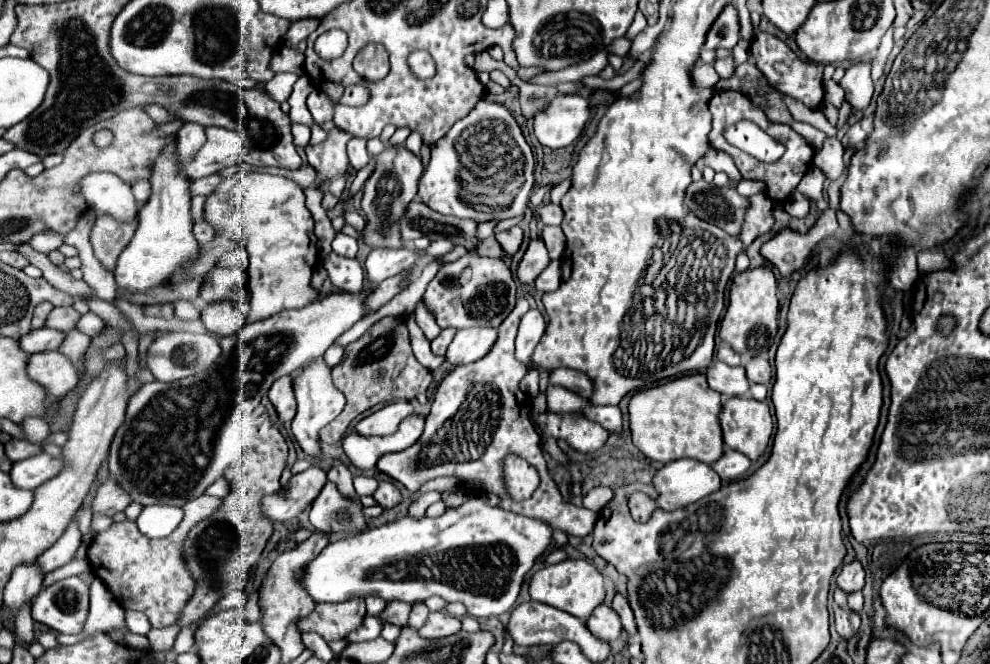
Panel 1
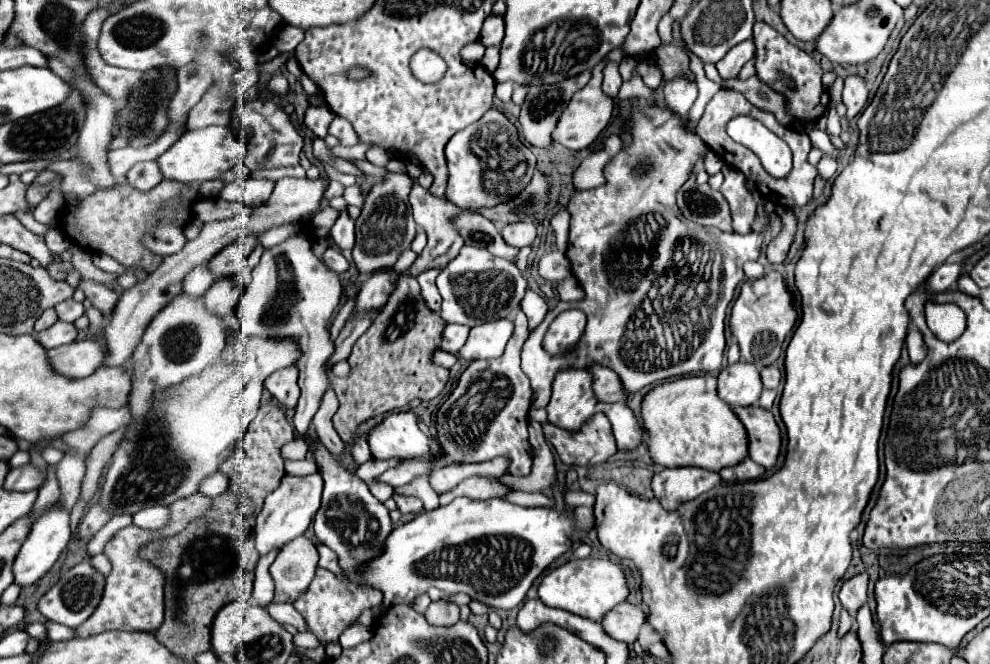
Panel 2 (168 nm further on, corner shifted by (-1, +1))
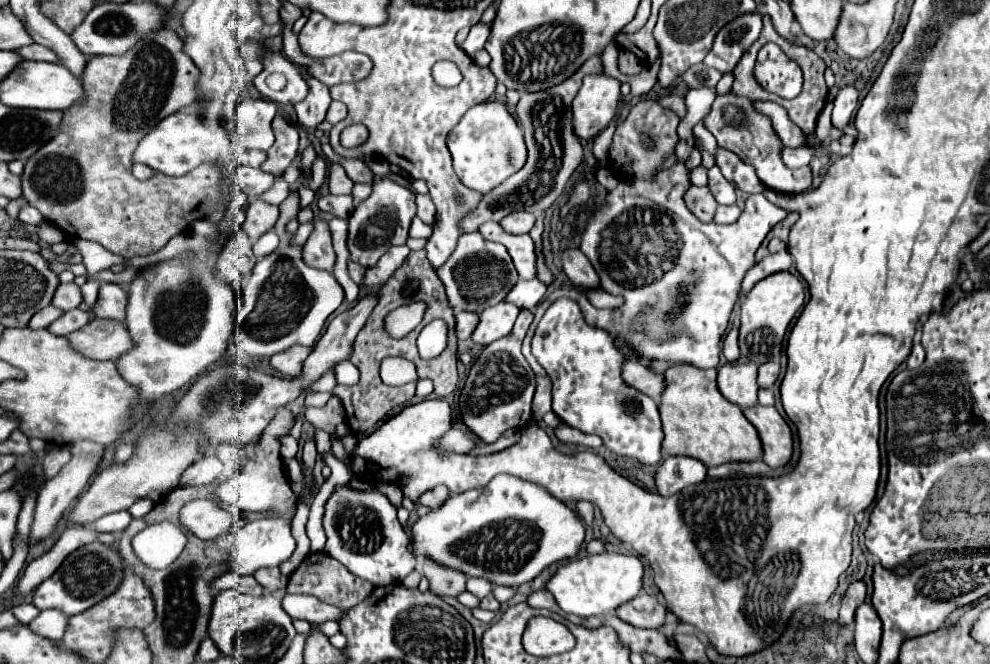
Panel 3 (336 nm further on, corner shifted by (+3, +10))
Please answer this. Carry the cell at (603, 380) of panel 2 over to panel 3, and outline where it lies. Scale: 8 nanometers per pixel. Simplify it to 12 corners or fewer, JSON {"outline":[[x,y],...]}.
{"outline":[[636,358],[624,364],[624,380],[660,400],[664,374],[652,372]]}

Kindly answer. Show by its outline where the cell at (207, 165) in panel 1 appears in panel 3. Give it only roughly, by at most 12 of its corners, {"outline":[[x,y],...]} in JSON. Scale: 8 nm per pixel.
{"outline":[[178,110],[136,146],[132,162],[184,176],[228,156],[224,130]]}

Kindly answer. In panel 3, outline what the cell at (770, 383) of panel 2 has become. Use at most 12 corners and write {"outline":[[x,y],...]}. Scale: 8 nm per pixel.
{"outline":[[770,360],[758,370],[760,388],[774,386],[780,362]]}

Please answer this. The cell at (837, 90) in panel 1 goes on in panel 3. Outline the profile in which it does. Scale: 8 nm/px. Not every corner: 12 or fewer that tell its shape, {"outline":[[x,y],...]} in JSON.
{"outline":[[827,101],[826,108],[816,122],[816,138],[824,142],[830,138],[830,112],[833,102]]}

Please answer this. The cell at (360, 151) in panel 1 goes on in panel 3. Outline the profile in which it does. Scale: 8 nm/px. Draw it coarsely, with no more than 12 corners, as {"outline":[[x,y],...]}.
{"outline":[[332,100],[326,120],[338,124],[346,118],[346,104]]}

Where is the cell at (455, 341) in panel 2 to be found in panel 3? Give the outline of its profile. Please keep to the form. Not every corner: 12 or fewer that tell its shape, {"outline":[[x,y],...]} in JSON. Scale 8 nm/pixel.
{"outline":[[456,312],[458,340],[468,340],[480,316],[476,312]]}

